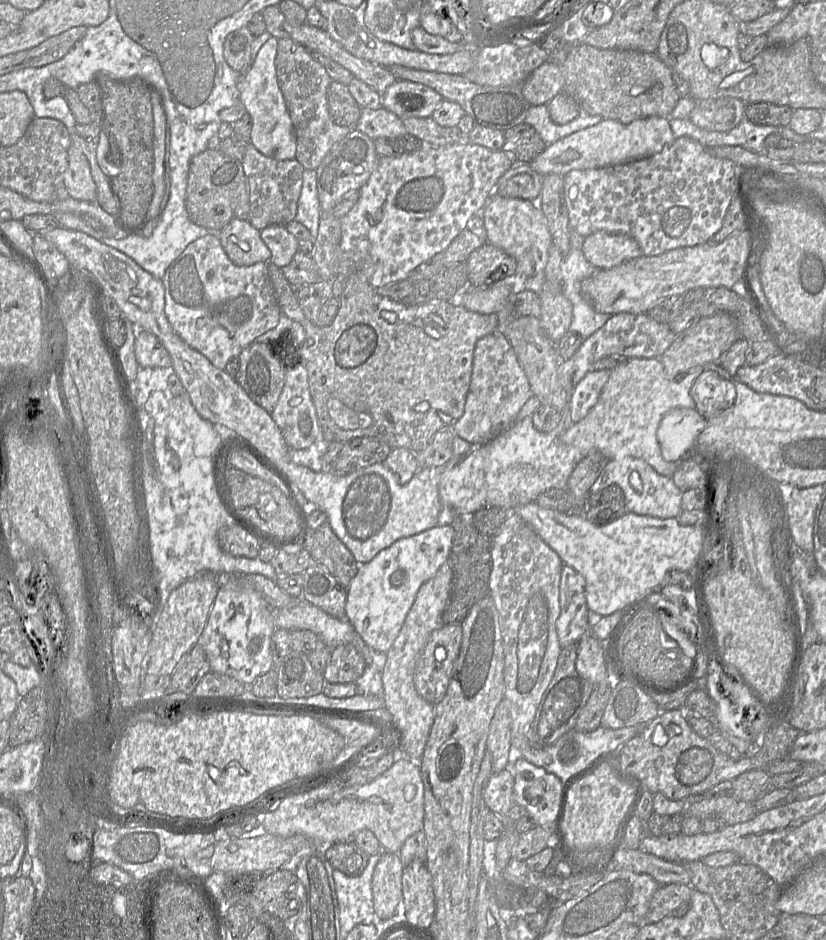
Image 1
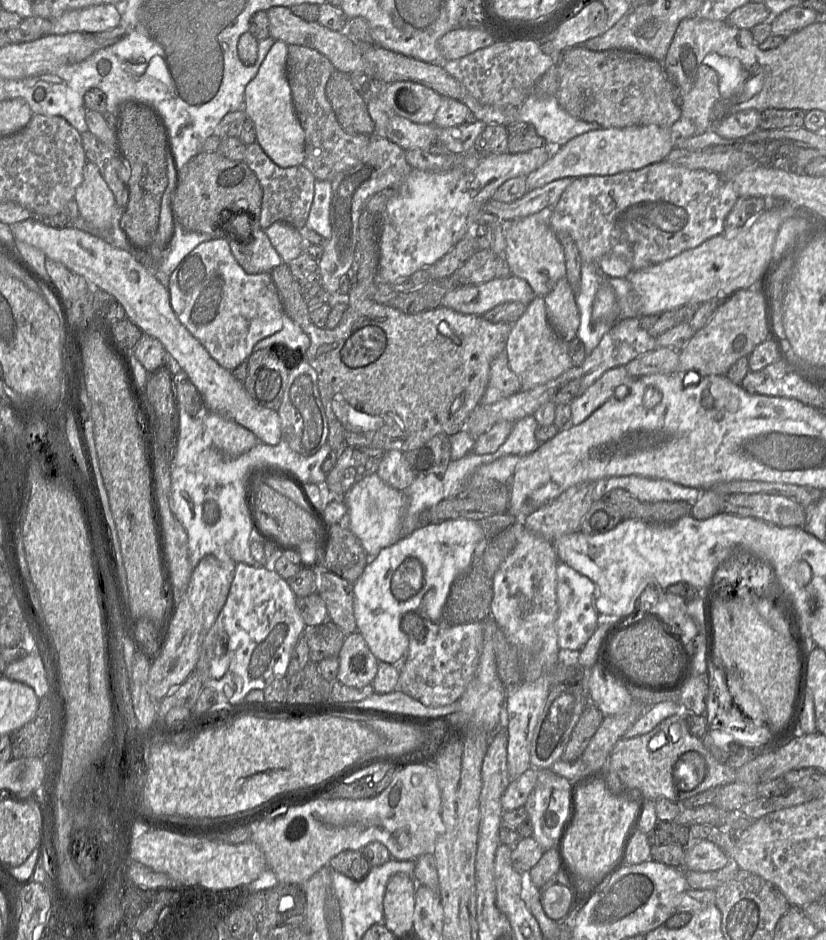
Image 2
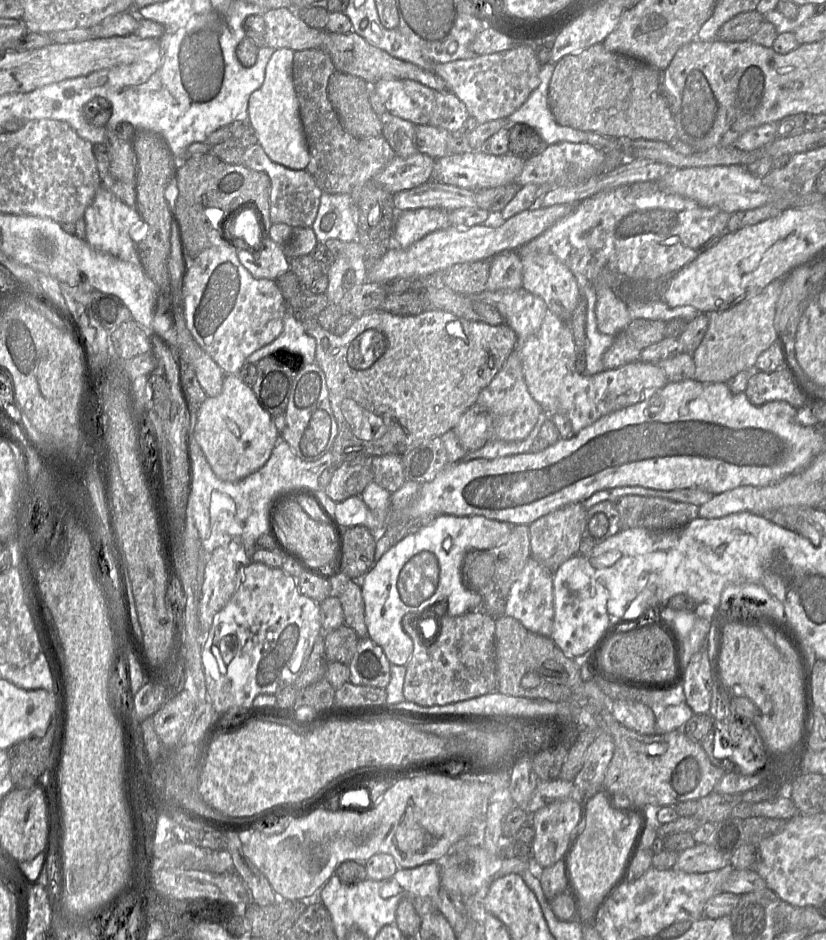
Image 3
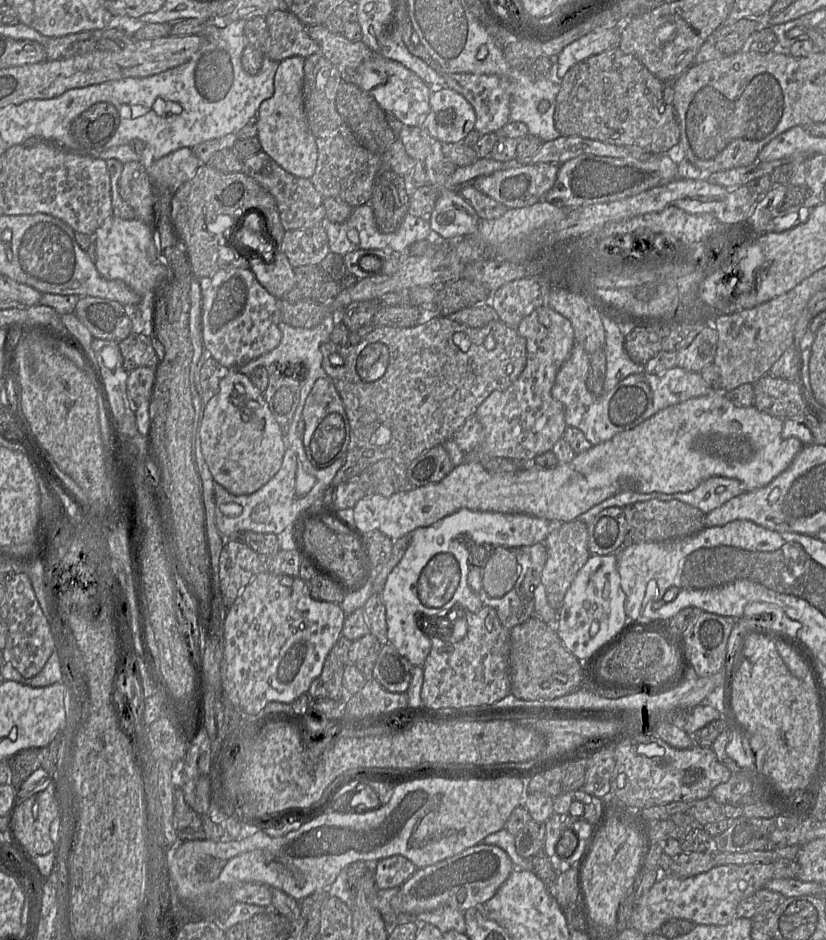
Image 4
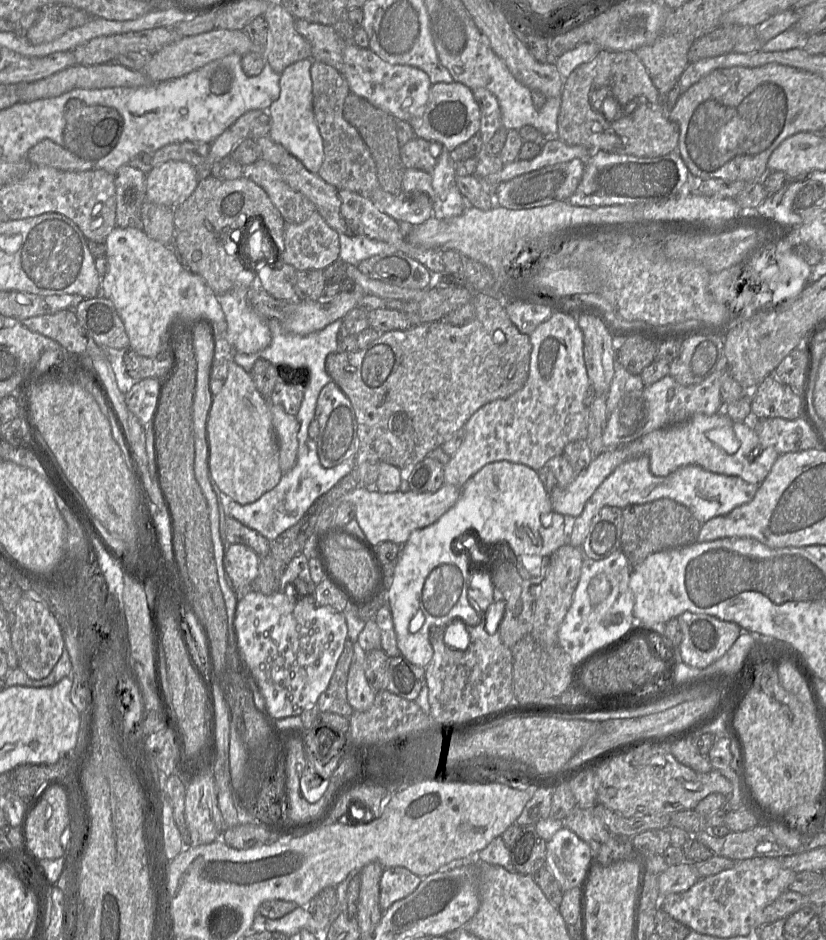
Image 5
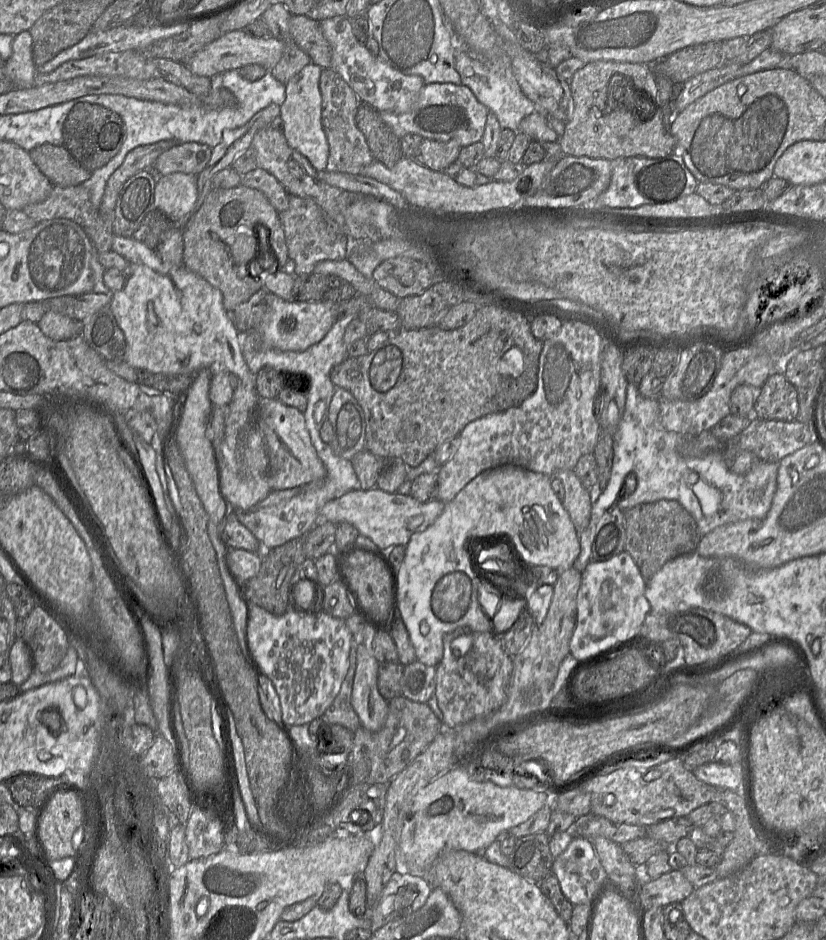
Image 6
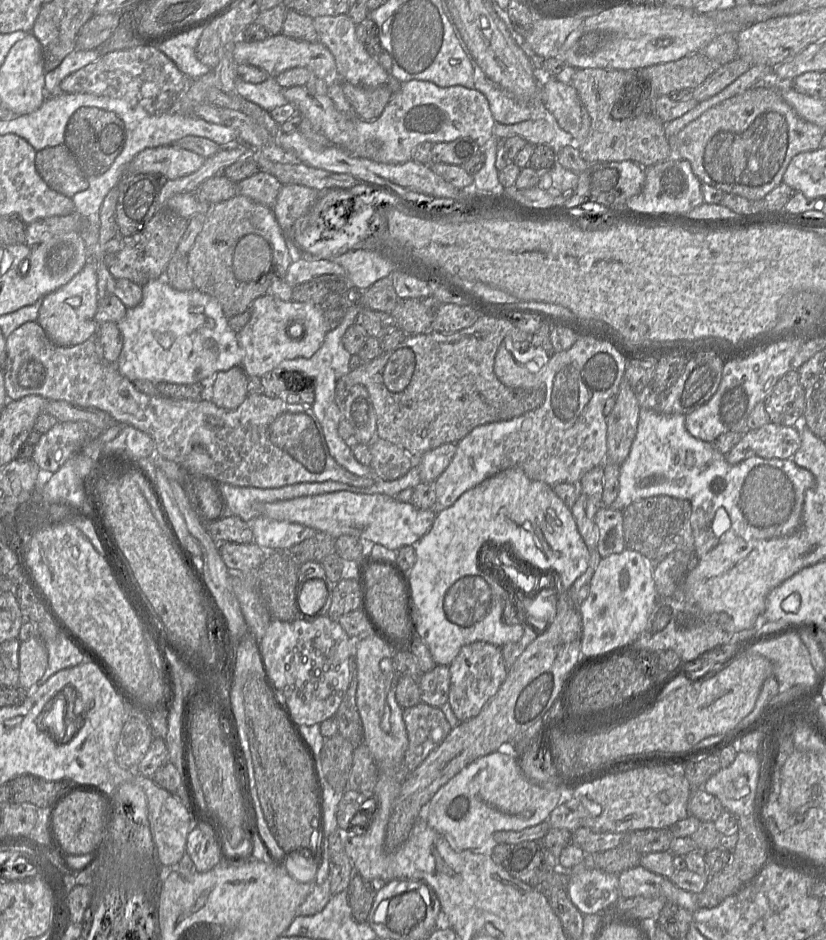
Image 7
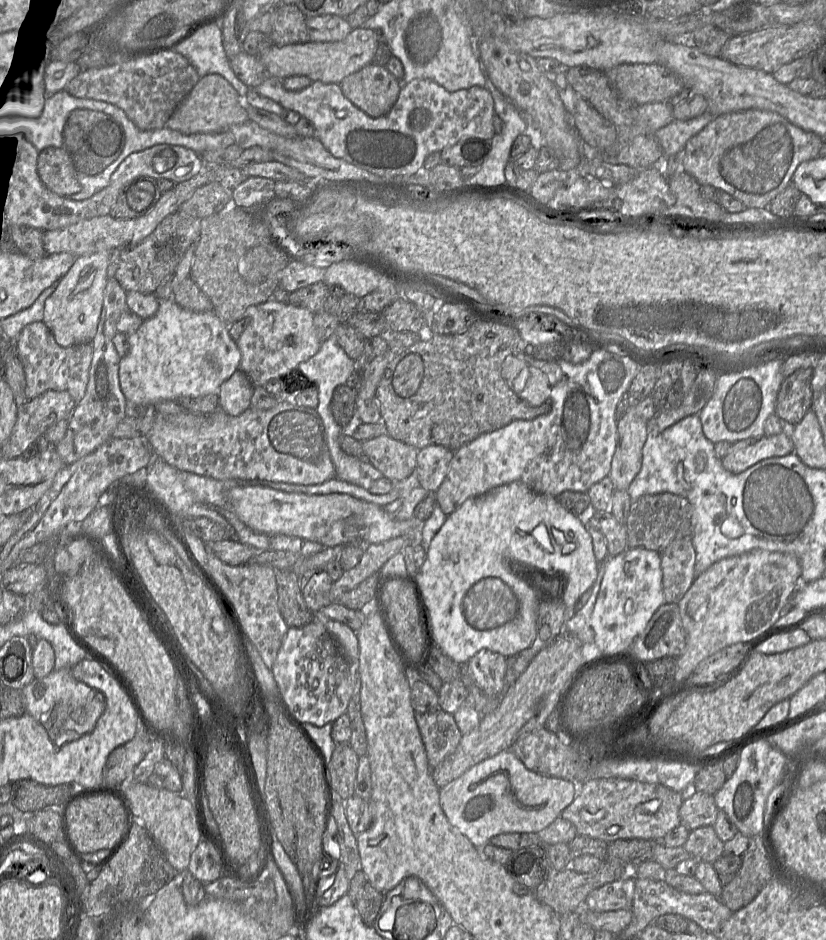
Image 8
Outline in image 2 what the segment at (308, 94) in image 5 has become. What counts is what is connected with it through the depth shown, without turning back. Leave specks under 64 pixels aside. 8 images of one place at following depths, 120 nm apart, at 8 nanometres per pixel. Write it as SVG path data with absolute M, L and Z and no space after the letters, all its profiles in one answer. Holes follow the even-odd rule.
M276 40L244 93L244 111L255 125L256 142L282 168L302 165L305 158L305 133L296 115L286 77L287 52L288 45Z

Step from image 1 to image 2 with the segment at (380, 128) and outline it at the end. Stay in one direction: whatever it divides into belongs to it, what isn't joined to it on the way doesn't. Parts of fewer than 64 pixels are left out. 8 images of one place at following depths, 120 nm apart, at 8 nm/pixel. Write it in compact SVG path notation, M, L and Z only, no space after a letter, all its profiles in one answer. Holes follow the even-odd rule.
M394 115L386 128L386 138L404 150L426 150L436 142L437 128L432 124L414 123Z

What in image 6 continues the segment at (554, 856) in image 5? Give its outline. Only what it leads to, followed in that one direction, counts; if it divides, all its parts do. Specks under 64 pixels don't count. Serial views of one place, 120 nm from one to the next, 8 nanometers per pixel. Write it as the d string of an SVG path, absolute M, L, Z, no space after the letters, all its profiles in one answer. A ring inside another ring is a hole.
M574 837L567 849L554 859L552 873L558 879L564 896L573 904L588 904L592 908L611 888L608 876L590 840Z

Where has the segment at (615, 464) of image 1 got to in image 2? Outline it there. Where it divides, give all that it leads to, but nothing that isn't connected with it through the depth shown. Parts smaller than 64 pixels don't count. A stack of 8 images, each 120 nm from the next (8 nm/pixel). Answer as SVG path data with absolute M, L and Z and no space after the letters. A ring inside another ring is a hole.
M613 476L594 482L593 500L599 501L613 489L624 489L642 502L686 501L691 505L698 500L702 491L669 480L643 476Z

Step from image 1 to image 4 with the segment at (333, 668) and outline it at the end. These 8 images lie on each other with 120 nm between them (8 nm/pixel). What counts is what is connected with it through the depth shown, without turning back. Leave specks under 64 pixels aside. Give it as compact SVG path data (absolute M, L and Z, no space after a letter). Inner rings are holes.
M387 643L378 654L372 679L391 693L406 693L412 680L413 665L399 654L395 647Z

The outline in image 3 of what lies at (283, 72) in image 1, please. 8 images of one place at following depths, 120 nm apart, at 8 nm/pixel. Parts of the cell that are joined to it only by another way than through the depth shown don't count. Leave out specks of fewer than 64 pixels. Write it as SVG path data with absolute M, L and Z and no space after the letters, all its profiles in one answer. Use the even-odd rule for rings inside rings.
M311 48L294 52L293 85L309 147L309 163L306 171L323 192L350 195L354 189L361 189L382 171L396 154L382 135L357 139L343 128L327 93L328 81L334 71L335 66L324 49Z

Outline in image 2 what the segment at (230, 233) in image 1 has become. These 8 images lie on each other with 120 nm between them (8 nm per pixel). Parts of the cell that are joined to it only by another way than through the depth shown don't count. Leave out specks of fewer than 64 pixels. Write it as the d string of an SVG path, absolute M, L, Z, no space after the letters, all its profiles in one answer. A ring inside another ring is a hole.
M251 222L250 235L252 240L248 243L240 241L246 237L244 232L233 234L236 239L229 240L233 256L246 273L270 273L272 269L283 264L259 222Z

